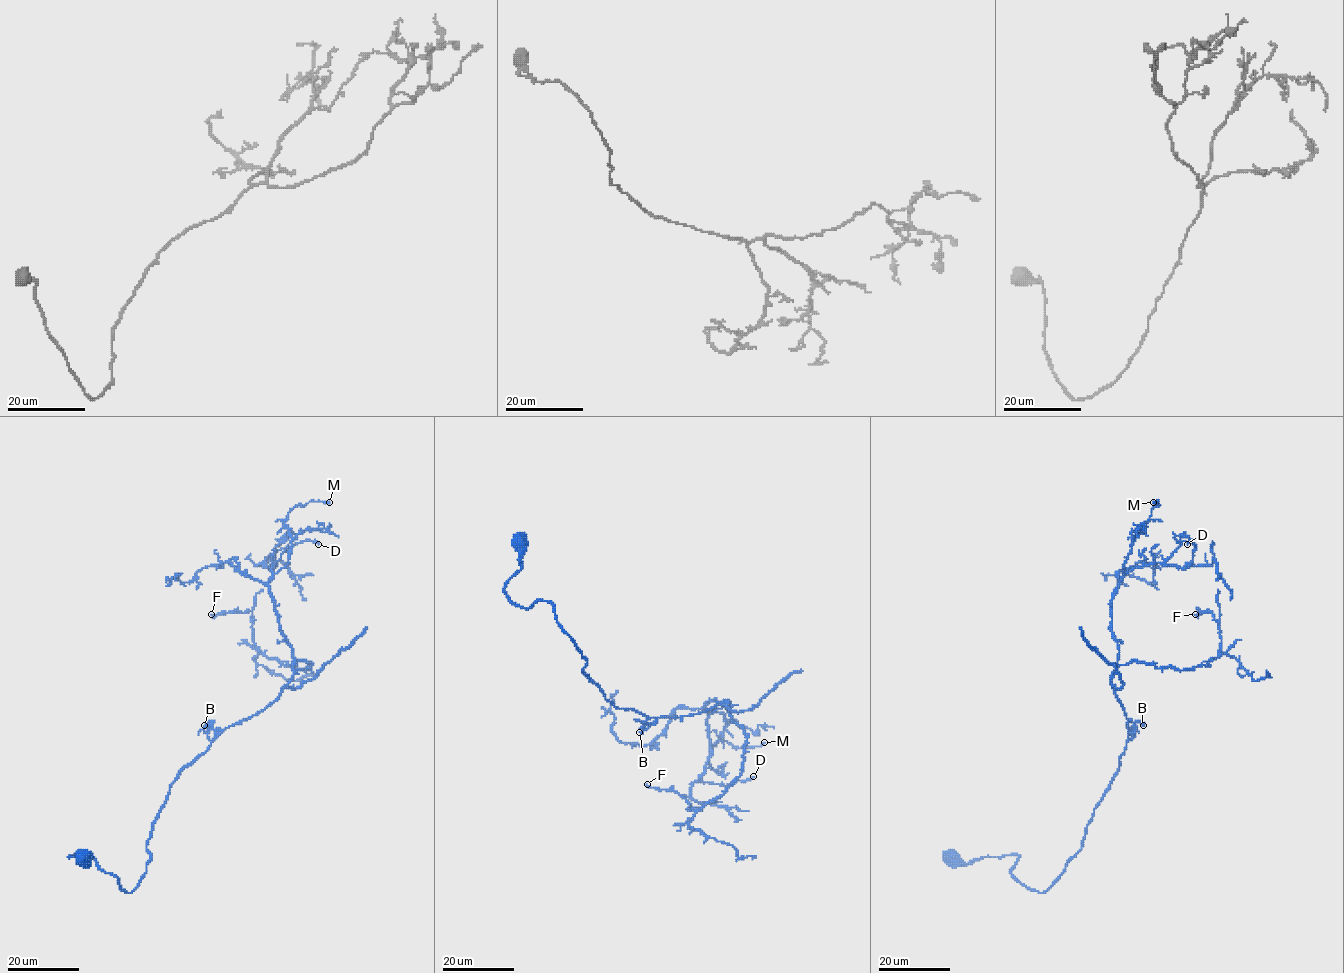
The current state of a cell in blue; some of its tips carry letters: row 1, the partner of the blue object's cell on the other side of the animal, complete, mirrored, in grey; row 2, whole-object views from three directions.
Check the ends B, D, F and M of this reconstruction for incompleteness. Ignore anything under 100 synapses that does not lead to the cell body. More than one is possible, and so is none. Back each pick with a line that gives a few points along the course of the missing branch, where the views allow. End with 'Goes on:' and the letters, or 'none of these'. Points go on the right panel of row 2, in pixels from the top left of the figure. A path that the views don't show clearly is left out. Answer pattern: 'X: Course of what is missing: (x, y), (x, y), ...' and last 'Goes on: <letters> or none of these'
Goes on: none of these

